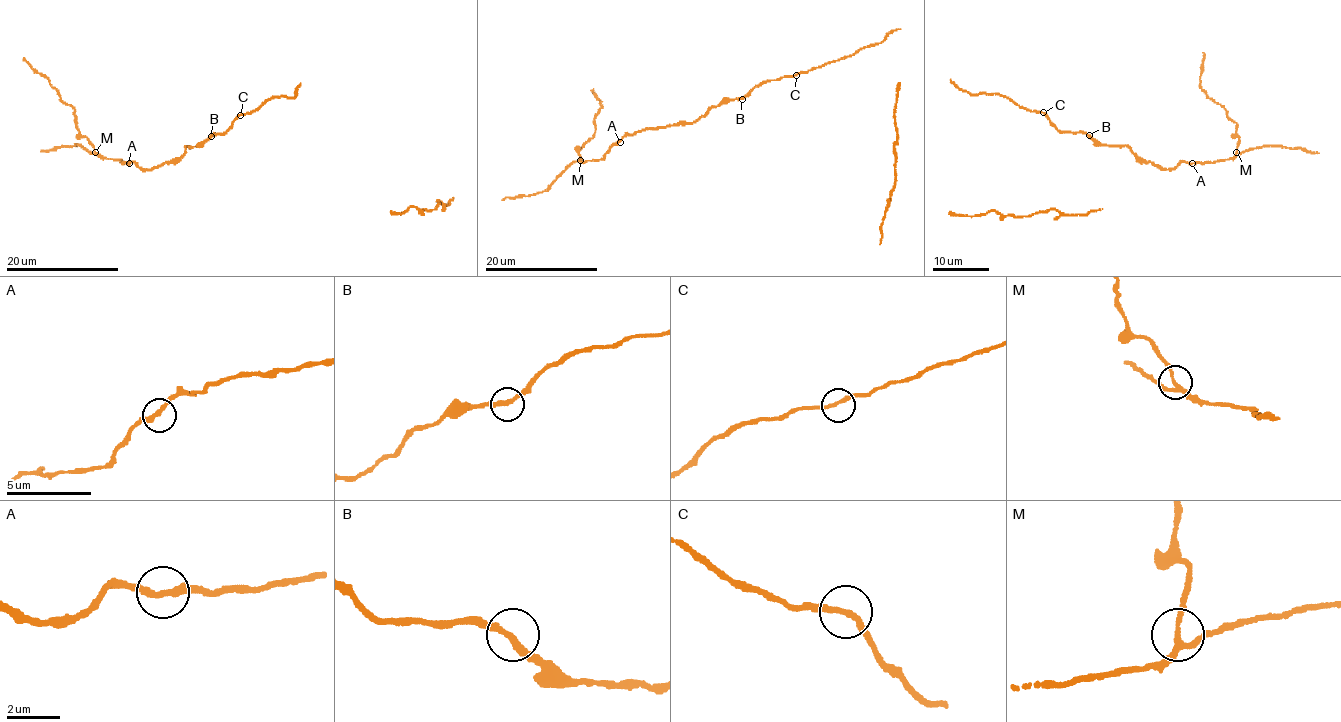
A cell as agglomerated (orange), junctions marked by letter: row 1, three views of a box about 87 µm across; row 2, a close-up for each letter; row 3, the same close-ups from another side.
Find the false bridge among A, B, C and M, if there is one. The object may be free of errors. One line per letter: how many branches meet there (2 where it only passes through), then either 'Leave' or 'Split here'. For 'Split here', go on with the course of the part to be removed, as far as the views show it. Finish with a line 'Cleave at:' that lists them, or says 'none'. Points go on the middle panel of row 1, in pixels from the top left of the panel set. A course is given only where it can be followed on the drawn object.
A: Branches: 2. Leave
B: Branches: 2. Leave
C: Branches: 2. Leave
M: Branches: 3. Split here. Course of the part to remove: (580, 160), (578, 150), (593, 137), (594, 118), (601, 106), (593, 89)
Cleave at: M

